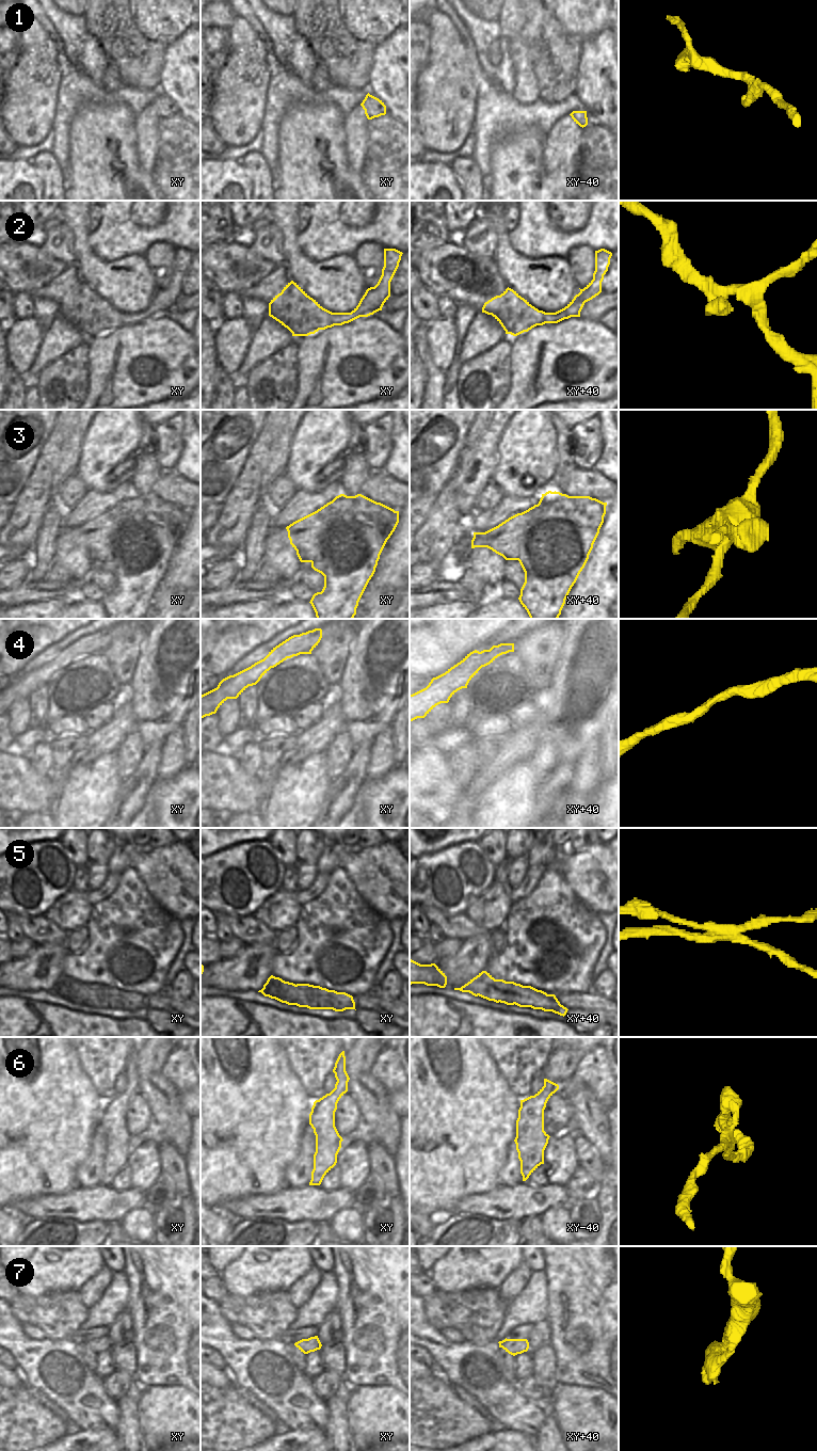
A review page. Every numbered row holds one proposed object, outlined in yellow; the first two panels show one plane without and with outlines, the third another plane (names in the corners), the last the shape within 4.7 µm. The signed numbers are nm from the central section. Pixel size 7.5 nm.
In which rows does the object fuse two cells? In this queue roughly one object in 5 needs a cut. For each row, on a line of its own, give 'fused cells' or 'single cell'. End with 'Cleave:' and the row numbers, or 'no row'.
1: single cell
2: single cell
3: fused cells
4: single cell
5: fused cells
6: single cell
7: single cell
Cleave: 3, 5

